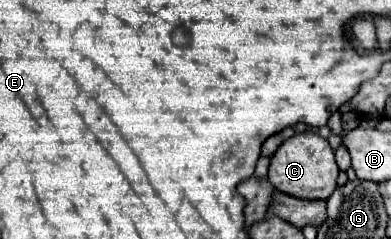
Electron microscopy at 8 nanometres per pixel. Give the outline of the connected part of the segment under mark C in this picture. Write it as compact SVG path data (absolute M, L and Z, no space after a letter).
M303 132L285 140L273 154L269 166L269 182L279 192L303 200L327 200L337 188L337 176L339 168L335 164L335 154L329 142L317 132Z

